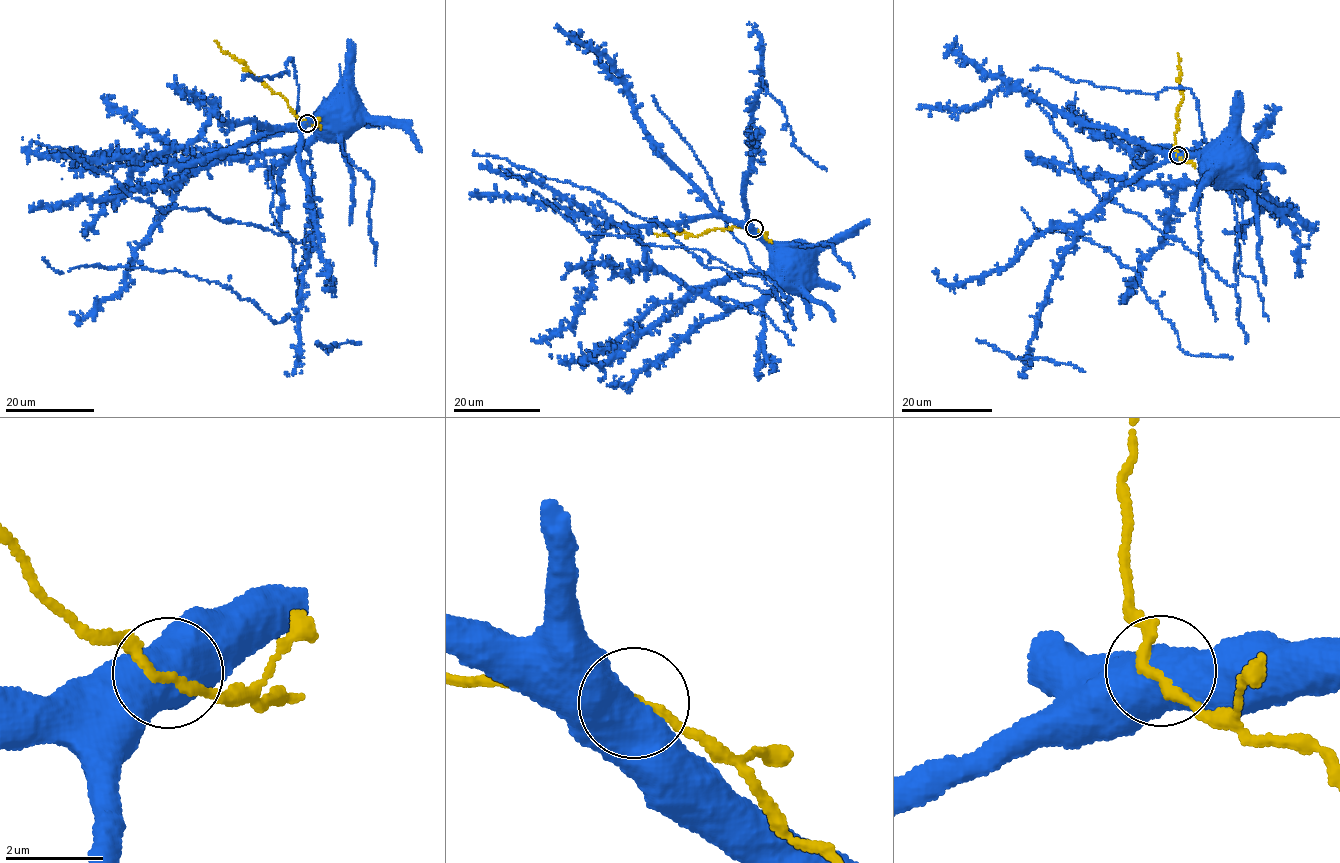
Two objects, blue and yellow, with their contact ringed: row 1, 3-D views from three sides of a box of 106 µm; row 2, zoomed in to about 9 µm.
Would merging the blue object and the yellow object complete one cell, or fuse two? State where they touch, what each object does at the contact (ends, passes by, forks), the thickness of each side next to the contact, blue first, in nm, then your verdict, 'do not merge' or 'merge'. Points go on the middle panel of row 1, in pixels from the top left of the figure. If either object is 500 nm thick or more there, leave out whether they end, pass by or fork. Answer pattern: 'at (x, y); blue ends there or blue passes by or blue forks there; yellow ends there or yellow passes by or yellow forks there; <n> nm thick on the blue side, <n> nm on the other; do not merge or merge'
at (754, 228); 750 nm thick on the blue side, 180 nm on the other; merge

